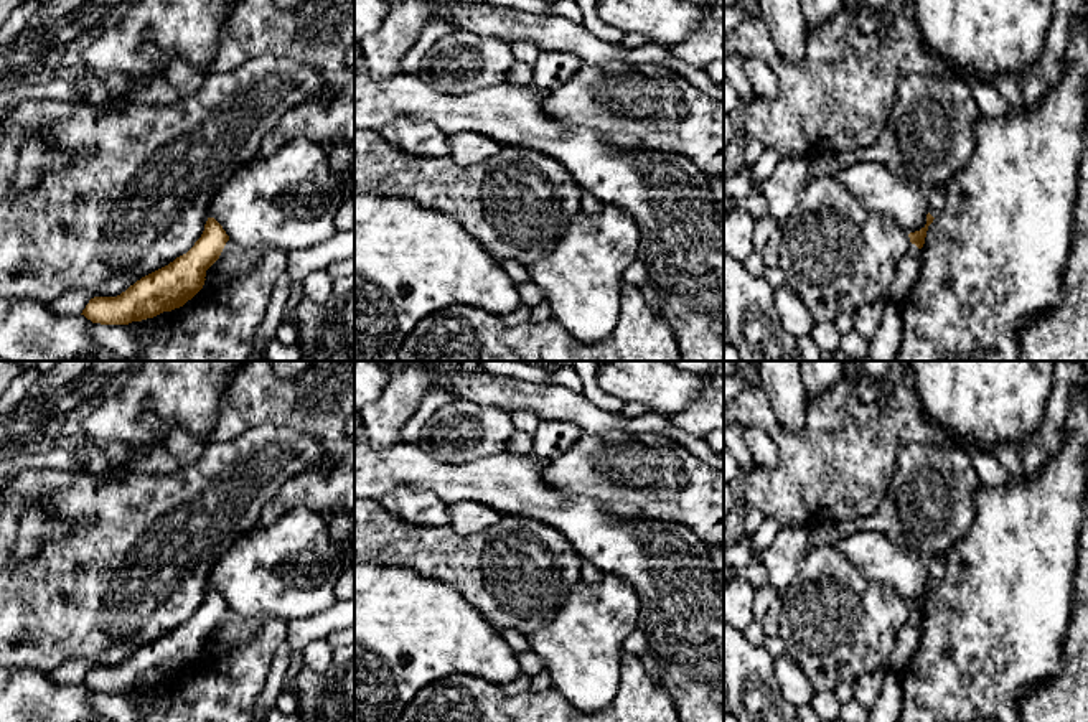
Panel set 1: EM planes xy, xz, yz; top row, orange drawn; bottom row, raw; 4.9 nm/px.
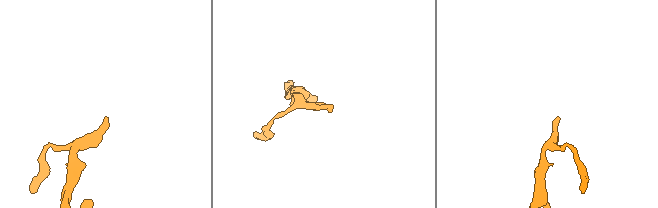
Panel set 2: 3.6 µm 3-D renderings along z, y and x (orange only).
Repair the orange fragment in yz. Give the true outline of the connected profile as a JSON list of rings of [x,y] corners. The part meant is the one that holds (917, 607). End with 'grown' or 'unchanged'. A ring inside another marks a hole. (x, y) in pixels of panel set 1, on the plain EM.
[[[933,556],[926,560],[928,564],[928,584],[926,584],[926,593],[915,602],[910,602],[910,612],[915,613],[918,618],[923,617],[928,595],[933,592],[933,588],[943,580],[946,574],[946,560],[945,557]]]; grown

